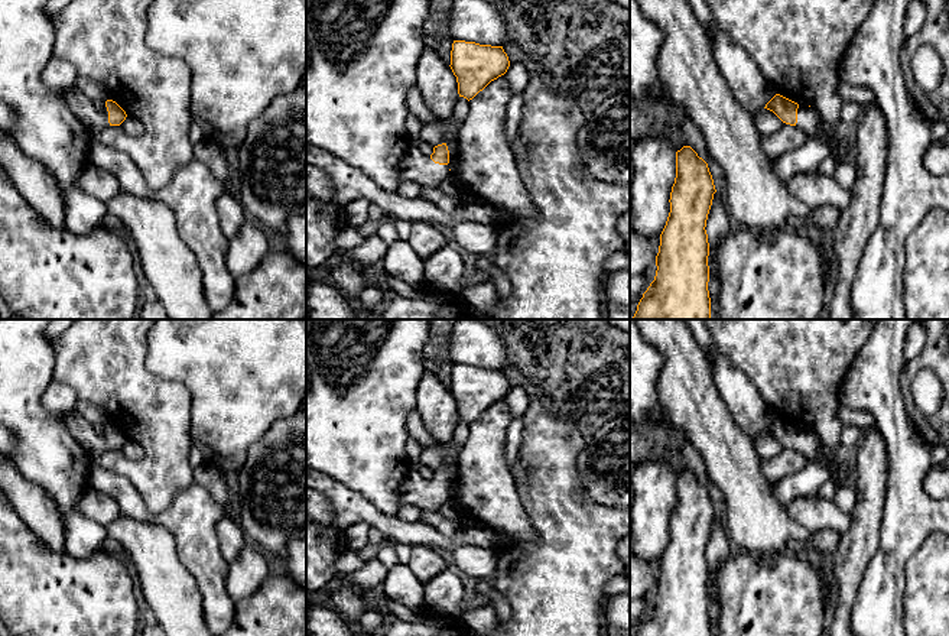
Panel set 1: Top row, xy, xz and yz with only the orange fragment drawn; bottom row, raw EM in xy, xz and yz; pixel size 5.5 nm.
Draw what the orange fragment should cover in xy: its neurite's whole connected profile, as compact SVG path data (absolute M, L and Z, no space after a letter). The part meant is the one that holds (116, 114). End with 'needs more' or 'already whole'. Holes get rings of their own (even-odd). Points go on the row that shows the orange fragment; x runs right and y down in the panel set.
M74 87L61 91L61 95L92 136L100 134L107 126L120 126L127 117L126 111L116 101L107 100L103 104L97 104Z; needs more

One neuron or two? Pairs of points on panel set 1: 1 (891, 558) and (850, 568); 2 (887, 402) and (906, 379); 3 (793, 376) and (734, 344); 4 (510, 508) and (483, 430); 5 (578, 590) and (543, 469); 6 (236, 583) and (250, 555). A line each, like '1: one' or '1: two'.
1: two
2: two
3: one
4: one
5: one
6: one

